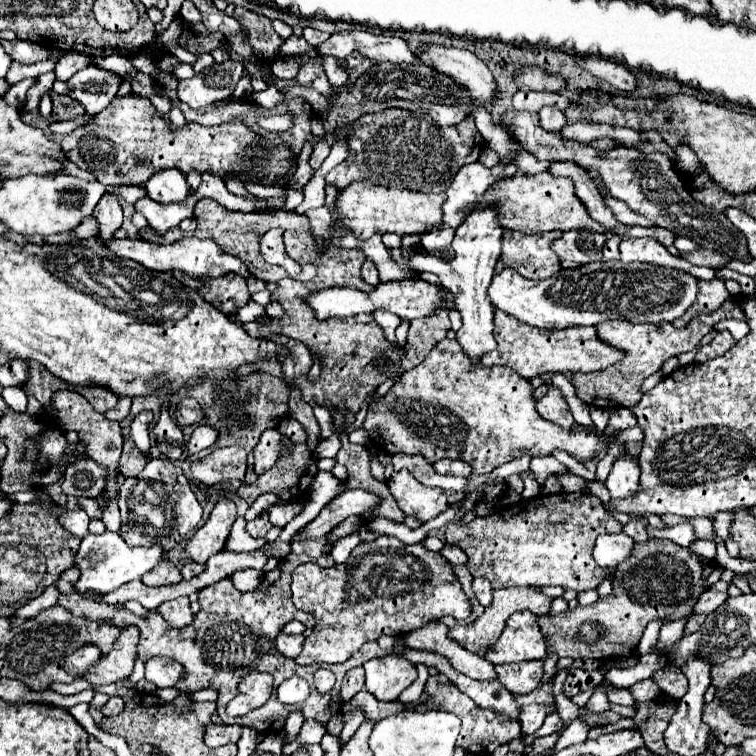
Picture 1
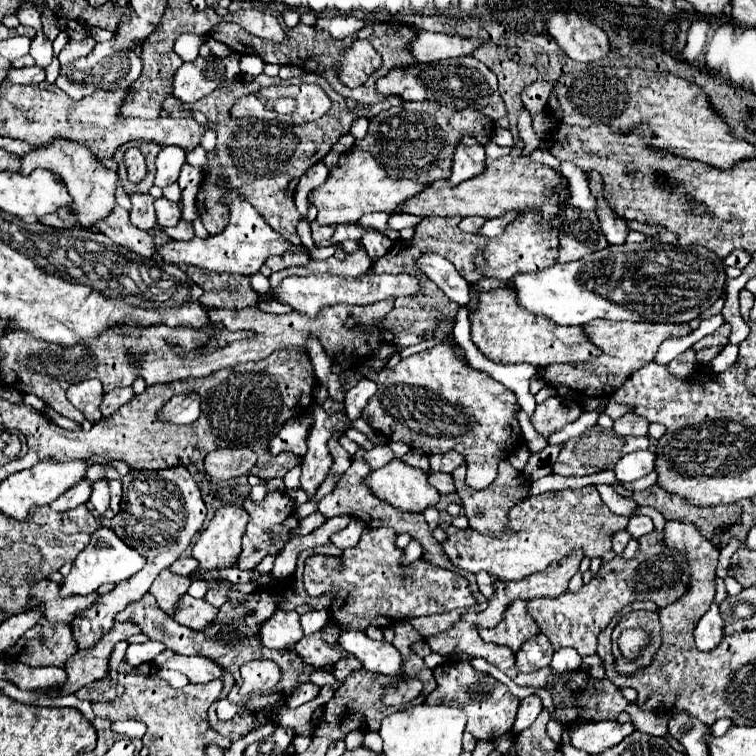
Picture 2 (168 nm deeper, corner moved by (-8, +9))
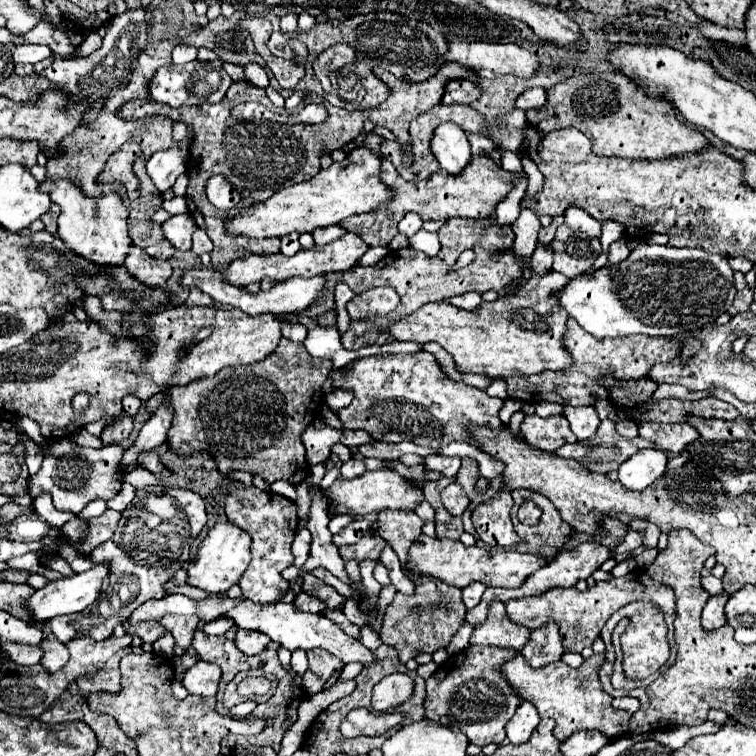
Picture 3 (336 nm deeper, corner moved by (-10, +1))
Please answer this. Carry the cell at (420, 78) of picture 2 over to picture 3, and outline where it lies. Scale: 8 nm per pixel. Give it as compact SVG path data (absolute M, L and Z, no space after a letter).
M450 81L446 87L446 95L442 99L442 105L470 105L474 99L478 99L480 87L472 81Z

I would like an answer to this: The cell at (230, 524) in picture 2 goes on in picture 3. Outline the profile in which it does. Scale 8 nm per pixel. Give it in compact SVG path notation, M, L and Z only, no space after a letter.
M228 521L218 523L208 531L196 559L190 563L186 583L208 593L226 593L232 585L240 581L248 563L250 563L250 535L246 535L240 527L234 527Z

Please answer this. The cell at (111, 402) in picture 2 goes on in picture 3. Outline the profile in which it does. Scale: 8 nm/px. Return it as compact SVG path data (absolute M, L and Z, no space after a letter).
M122 413L122 415L120 415L120 421L112 423L108 429L104 429L104 433L102 433L102 441L104 441L104 445L120 443L120 441L128 439L130 433L132 433L132 419L130 419L130 415Z

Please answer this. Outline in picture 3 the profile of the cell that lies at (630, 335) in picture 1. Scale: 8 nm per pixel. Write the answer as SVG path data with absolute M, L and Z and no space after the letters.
M568 317L566 321L566 333L562 337L562 343L566 351L572 355L574 363L568 369L562 371L542 371L538 375L522 375L522 377L506 377L506 391L510 399L522 399L526 403L558 403L558 405L572 405L572 407L586 407L596 403L598 399L608 397L608 389L600 385L600 379L604 377L604 371L608 365L614 367L616 377L622 381L630 379L642 379L648 375L650 367L662 361L674 359L674 351L678 351L678 341L668 341L662 337L646 337L646 335L632 335L632 337L616 337L616 339L596 339L590 333L586 333L578 323Z

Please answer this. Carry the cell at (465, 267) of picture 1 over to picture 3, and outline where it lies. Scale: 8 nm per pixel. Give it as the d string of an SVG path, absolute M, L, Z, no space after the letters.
M522 209L520 217L512 223L515 233L515 254L530 257L536 249L536 237L540 229L538 217L530 209Z

